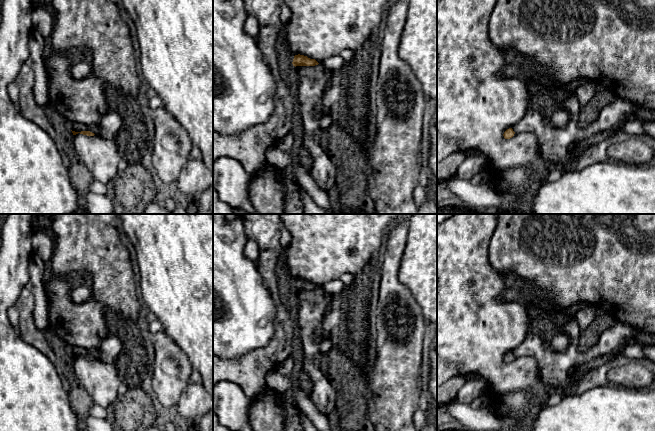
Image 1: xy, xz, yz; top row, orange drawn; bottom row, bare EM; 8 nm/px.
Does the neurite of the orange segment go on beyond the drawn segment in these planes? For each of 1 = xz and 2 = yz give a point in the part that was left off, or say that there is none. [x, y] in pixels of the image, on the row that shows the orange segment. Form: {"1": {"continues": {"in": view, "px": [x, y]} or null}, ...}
{"1": {"continues": null}, "2": {"continues": null}}

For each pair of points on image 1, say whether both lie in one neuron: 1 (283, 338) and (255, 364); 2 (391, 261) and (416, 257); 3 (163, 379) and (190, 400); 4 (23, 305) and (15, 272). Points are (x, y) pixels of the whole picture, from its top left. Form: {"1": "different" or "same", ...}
{"1": "same", "2": "different", "3": "different", "4": "different"}

